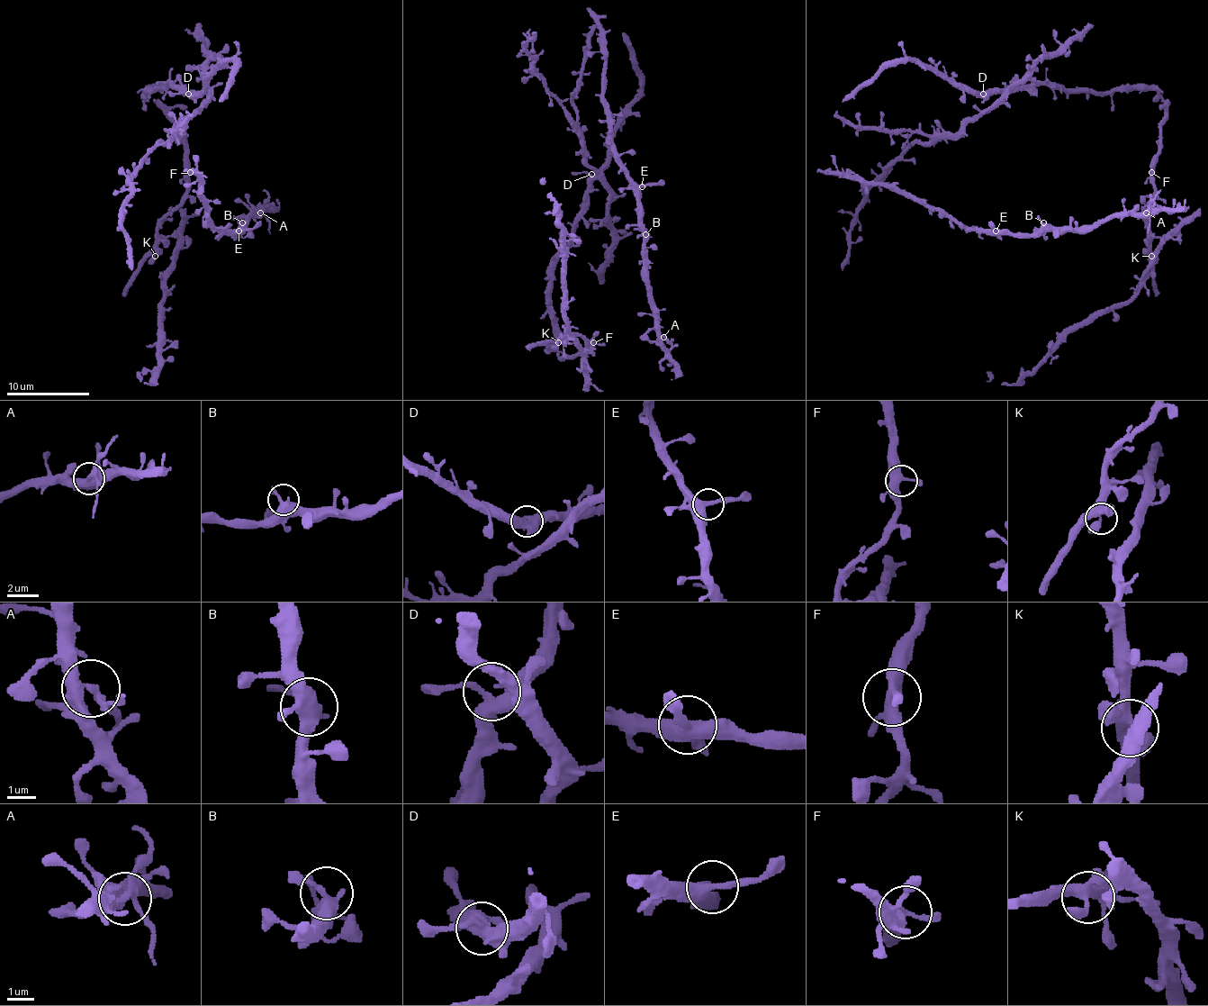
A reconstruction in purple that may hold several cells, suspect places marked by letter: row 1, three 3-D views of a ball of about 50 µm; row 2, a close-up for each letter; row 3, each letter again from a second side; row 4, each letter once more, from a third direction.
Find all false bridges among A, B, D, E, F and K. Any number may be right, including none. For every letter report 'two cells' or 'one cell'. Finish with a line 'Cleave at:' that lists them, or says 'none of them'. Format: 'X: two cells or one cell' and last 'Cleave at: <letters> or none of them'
A: two cells
B: one cell
D: one cell
E: one cell
F: one cell
K: one cell
Cleave at: A

